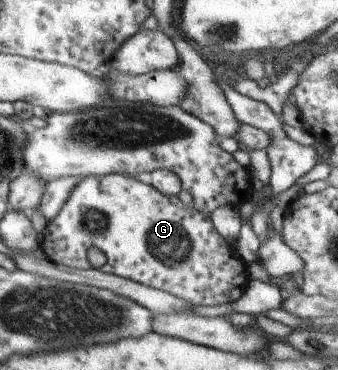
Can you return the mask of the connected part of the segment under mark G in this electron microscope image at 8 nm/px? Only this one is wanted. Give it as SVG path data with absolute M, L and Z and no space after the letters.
M110 173L80 179L68 193L60 210L47 221L42 231L40 250L49 261L71 269L90 269L86 252L96 248L106 261L99 268L103 273L166 291L189 305L218 306L234 302L247 288L249 279L244 262L235 250L230 250L212 226L211 218L187 206L178 206L150 185L143 184L132 175Z

